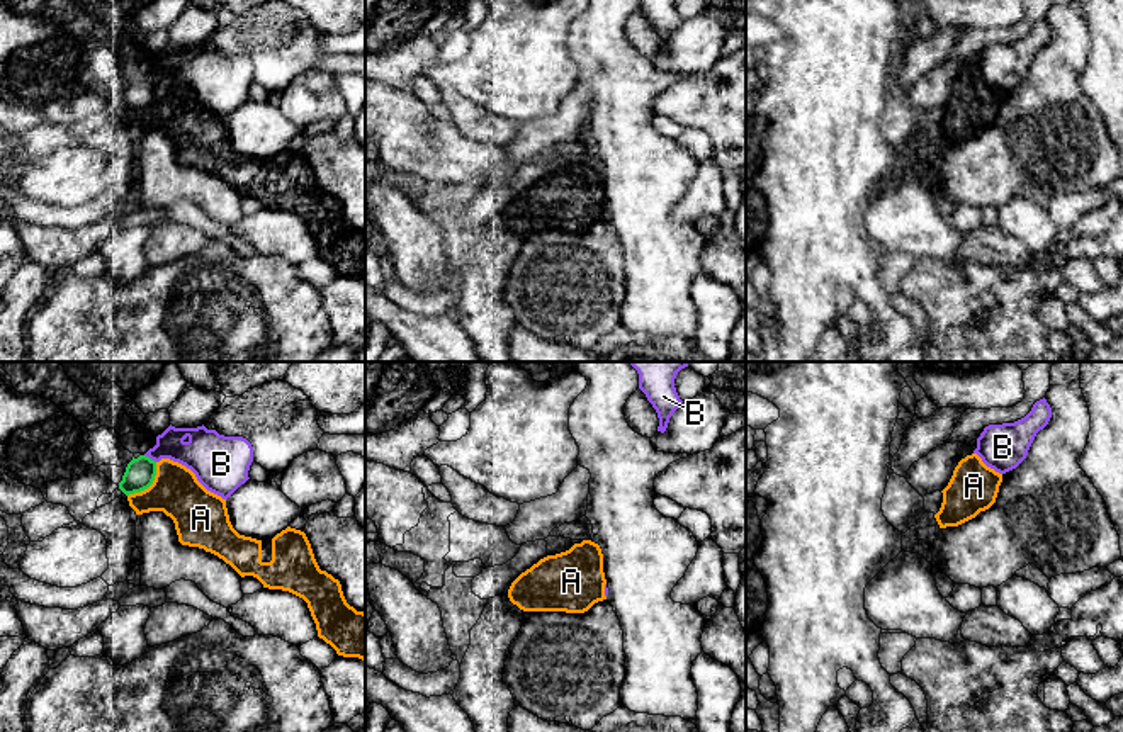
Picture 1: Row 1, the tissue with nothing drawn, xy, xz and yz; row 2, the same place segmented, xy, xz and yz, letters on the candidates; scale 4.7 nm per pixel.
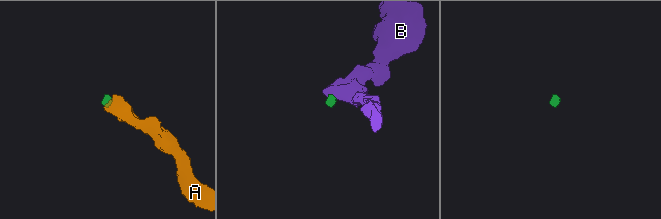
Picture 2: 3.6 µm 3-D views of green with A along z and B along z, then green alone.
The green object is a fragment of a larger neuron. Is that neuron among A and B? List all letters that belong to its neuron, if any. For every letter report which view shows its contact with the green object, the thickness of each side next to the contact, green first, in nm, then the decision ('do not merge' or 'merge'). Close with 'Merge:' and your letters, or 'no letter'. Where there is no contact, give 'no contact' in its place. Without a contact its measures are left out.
A: xy | 140/240 nm | merge
B: xy | 140/180 nm | do not merge
Merge: A

